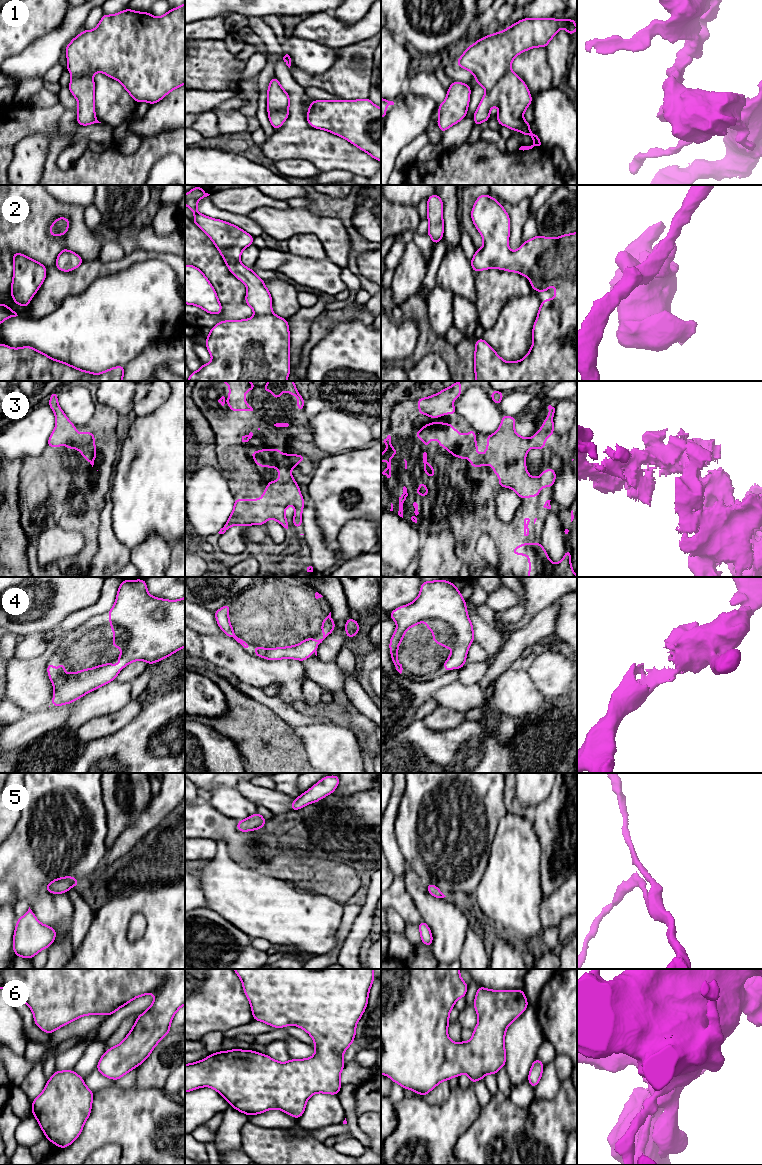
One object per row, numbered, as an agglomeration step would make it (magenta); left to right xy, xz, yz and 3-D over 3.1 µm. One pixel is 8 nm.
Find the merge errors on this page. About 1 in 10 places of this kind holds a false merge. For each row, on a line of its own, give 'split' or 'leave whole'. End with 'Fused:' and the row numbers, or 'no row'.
1: split
2: leave whole
3: leave whole
4: leave whole
5: leave whole
6: leave whole
Fused: 1

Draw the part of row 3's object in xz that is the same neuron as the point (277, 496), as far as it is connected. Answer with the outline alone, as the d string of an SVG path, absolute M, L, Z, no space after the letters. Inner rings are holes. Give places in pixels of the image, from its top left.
M278 447L276 451L270 448L266 451L262 448L260 451L252 451L250 454L253 456L254 462L260 467L277 467L280 479L275 482L270 480L267 488L264 490L261 499L234 499L234 509L227 521L227 523L220 529L219 534L224 534L233 525L264 525L268 519L274 519L284 528L288 529L288 522L285 516L286 507L293 505L295 507L293 523L296 530L302 525L302 510L304 508L303 495L301 494L300 487L294 480L290 470L296 468L297 464L304 461L304 455L296 455L286 453L281 454L281 448Z

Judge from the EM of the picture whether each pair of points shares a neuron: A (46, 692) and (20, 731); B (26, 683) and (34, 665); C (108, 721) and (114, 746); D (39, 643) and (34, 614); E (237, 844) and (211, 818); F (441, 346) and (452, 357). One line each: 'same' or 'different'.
A: different
B: same
C: different
D: different
E: same
F: same

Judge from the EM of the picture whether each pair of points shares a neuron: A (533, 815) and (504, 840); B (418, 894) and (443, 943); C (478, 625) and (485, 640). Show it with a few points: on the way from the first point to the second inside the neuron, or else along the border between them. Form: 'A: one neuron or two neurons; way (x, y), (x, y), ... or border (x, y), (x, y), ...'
A: two neurons; border (508, 811), (524, 816), (531, 823), (539, 840)
B: one neuron; way (429, 906), (443, 920), (443, 931)
C: one neuron; way (481, 629), (485, 636)

